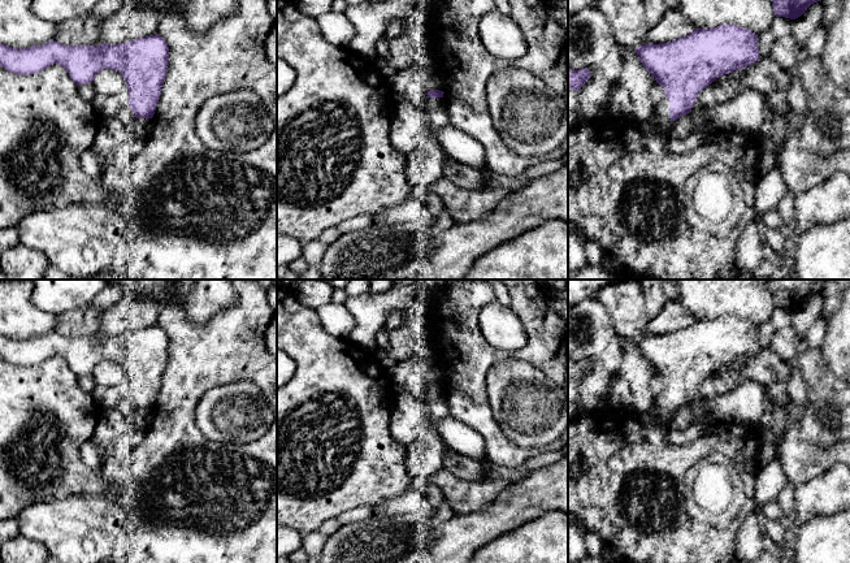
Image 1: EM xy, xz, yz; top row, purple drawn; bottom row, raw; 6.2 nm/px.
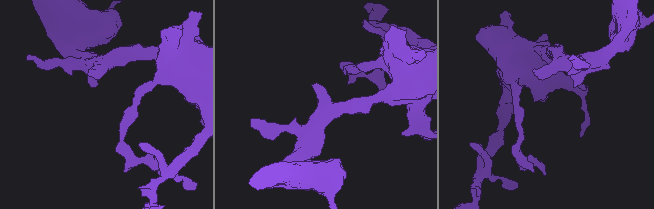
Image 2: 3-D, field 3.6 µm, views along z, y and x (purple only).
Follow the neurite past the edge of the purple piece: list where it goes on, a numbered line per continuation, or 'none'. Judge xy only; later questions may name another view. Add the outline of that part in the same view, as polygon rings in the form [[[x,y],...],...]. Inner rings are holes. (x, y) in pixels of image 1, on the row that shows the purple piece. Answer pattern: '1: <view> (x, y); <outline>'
none

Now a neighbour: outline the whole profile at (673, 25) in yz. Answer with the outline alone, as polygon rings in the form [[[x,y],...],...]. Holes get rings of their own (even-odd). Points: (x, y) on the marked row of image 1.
[[[667,8],[662,20],[650,26],[645,39],[654,44],[667,43],[690,35],[694,30],[695,26],[678,8]]]

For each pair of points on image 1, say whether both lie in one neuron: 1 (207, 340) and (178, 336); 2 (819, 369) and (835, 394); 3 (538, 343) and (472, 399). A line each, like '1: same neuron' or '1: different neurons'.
1: same neuron
2: same neuron
3: same neuron

